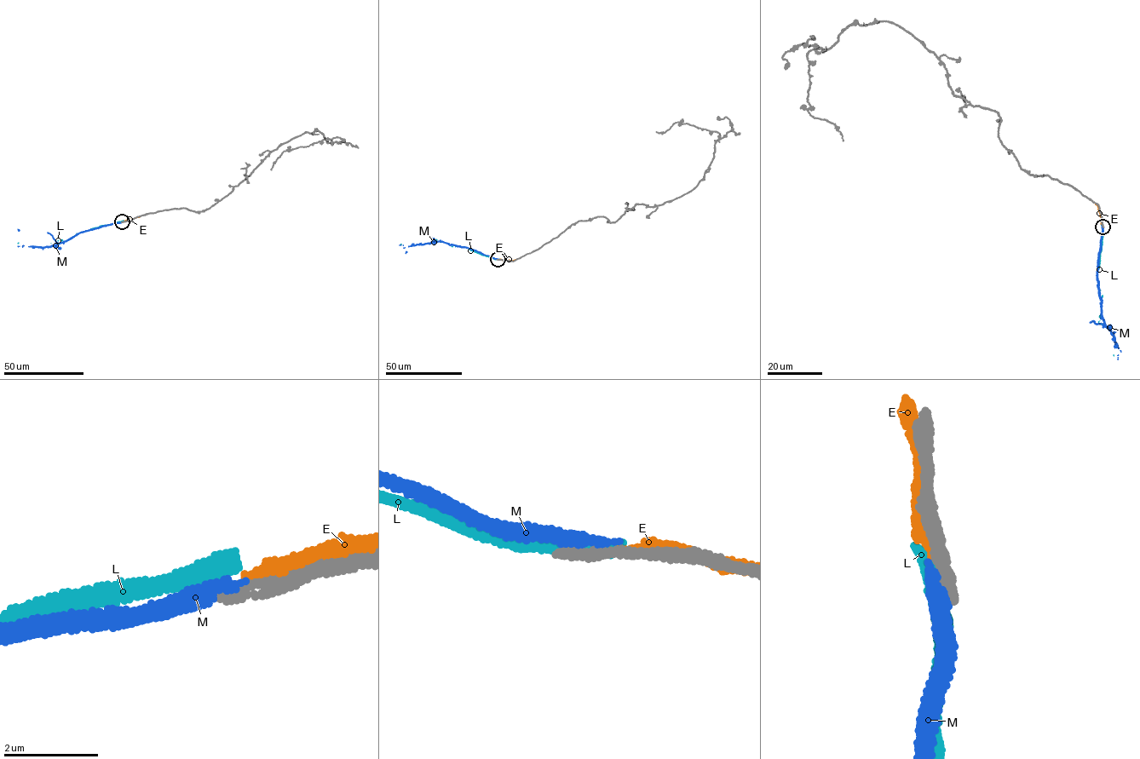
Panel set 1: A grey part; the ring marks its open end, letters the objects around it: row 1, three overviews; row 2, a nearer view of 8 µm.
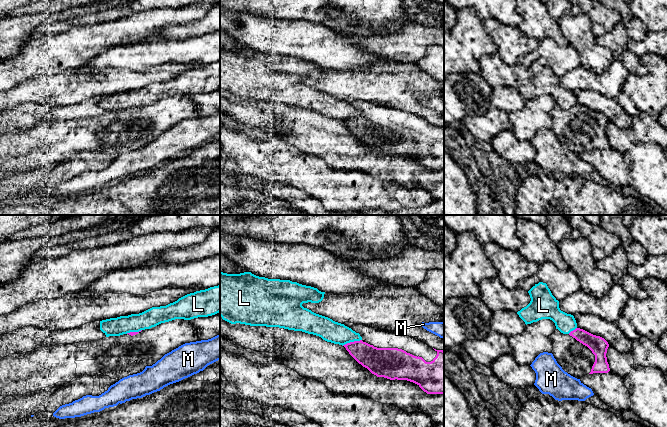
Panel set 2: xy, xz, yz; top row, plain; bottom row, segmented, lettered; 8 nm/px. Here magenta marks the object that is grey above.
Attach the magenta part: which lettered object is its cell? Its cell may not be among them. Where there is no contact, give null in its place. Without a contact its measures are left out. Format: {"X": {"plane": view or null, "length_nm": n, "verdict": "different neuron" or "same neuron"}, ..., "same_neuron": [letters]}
{"E": {"plane": null, "verdict": "different neuron"}, "L": {"plane": "xz", "length_nm": 170, "verdict": "different neuron"}, "M": {"plane": null, "verdict": "different neuron"}, "same_neuron": []}

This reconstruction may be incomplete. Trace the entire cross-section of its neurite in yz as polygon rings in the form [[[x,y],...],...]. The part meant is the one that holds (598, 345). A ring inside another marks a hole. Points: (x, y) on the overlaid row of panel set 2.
[[[576,328],[569,334],[556,329],[551,335],[552,354],[562,369],[580,379],[587,374],[608,373],[608,342],[583,329]]]

